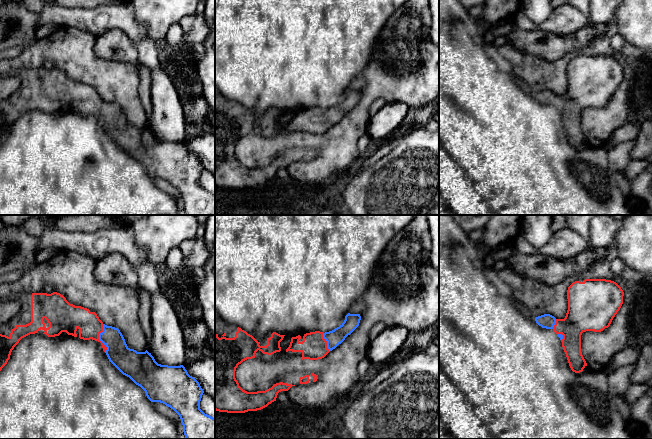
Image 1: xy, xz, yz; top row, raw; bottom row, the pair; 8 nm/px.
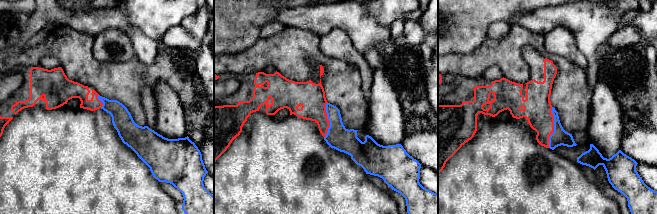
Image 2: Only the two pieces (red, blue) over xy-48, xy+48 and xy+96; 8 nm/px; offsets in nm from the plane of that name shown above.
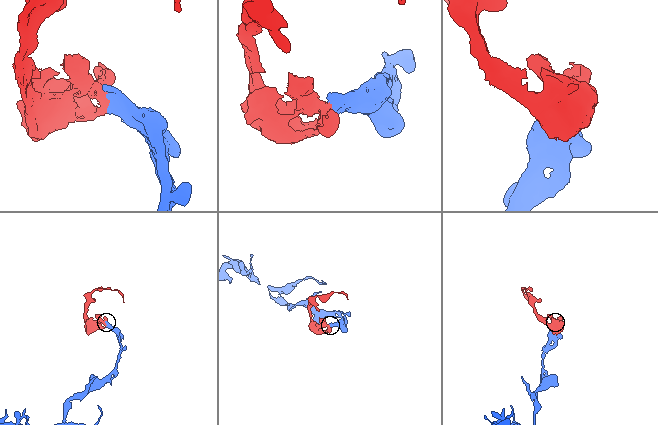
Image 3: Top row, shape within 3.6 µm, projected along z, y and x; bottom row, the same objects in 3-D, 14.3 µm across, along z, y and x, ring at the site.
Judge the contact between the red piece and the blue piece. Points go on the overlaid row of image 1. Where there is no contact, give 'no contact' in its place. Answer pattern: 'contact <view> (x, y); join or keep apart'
contact xy (98, 338); join

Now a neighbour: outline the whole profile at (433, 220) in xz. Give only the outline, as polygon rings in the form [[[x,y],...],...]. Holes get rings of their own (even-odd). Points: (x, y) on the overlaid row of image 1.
[[[428,215],[428,223],[432,242],[430,264],[439,270],[439,215]]]

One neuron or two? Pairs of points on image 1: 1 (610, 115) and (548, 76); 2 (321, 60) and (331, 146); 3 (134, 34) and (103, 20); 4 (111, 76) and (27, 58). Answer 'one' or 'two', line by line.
1: one
2: two
3: one
4: one

